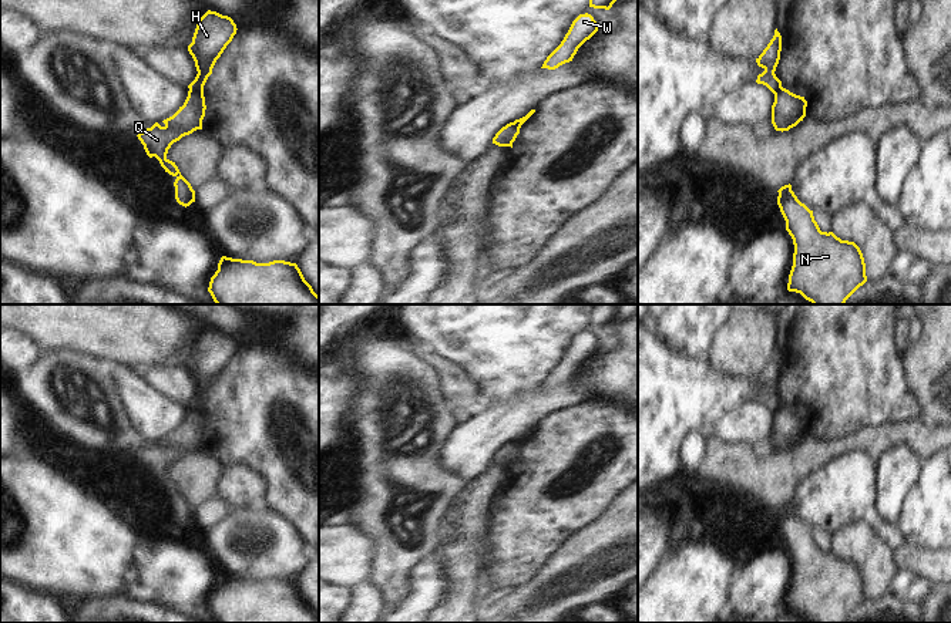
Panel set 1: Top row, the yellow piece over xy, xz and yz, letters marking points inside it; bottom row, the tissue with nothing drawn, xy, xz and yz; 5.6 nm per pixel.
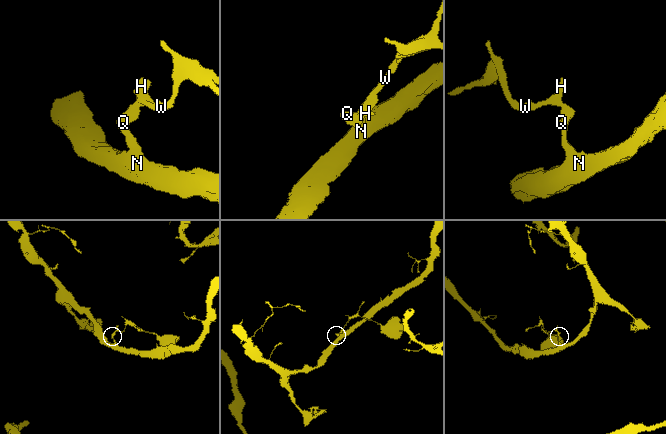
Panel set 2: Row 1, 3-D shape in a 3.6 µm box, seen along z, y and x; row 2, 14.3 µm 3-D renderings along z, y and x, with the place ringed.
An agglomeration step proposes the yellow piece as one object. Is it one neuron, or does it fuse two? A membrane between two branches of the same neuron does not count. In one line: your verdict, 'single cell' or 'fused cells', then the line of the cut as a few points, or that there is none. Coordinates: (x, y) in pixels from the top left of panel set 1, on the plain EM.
fused cells | xy (190, 407), (202, 413)

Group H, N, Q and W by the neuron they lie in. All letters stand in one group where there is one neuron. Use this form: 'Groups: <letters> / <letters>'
Groups: H W / N Q

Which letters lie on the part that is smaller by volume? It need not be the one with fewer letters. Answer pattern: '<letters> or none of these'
H, W

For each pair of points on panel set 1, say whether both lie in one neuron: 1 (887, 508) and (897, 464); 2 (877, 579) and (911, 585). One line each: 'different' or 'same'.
1: same
2: different

